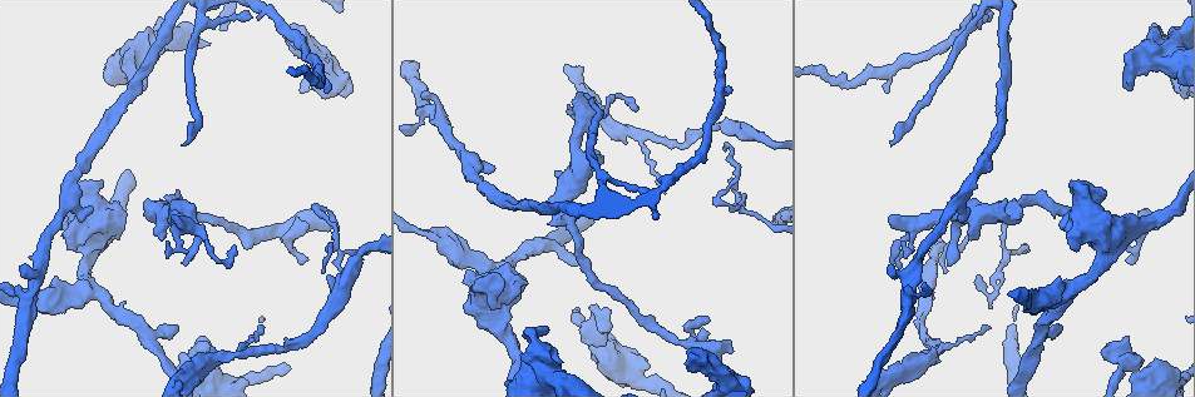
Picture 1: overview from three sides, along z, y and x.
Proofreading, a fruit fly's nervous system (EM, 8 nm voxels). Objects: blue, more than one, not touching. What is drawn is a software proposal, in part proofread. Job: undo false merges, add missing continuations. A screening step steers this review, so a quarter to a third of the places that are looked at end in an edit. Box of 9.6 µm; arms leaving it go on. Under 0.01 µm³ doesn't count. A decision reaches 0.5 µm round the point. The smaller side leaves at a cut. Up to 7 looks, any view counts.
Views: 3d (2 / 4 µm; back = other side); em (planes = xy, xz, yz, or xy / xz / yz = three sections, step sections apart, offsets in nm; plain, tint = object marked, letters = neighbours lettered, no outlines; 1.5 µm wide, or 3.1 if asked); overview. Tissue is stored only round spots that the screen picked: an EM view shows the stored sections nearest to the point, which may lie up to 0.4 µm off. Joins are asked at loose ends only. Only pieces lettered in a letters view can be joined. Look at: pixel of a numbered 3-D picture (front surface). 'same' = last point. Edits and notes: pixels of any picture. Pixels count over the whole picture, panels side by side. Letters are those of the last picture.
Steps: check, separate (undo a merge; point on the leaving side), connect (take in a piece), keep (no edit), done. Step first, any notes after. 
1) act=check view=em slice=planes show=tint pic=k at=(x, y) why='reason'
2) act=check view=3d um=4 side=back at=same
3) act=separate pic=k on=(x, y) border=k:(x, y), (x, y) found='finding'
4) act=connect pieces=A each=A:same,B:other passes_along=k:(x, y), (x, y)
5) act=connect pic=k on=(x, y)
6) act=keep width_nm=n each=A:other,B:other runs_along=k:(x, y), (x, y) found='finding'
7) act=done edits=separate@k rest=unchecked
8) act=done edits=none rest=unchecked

act=check view=em slice=yz step=4 show=letters pic=1 at=(1130, 363) why='a fork'

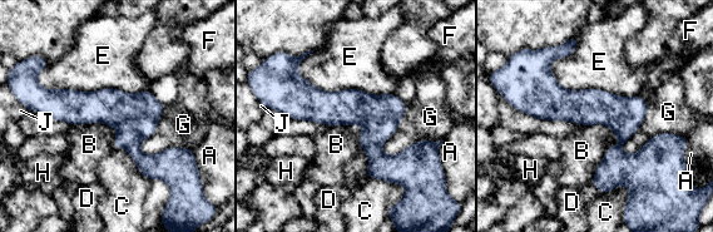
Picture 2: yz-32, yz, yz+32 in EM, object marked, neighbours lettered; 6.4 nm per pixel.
act=check view=em slice=xy step=4 show=letters at=same why='another direction'

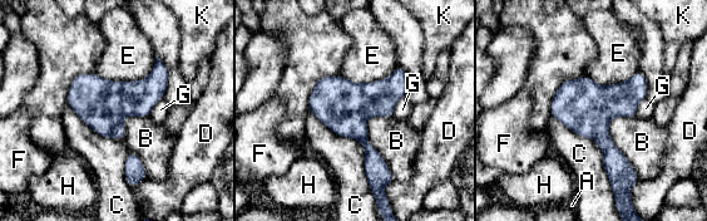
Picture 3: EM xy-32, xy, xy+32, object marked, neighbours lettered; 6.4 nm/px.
act=separate pic=3 on=(618, 168) longest_contact=C:700nm each=A:other,B:other,C:other,D:other,E:other,F:other,G:other,H:other,K:other found='two neurons meet here'

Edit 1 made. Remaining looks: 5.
act=check view=3d um=2 side=back pic=1 at=(951, 266) why='free end'

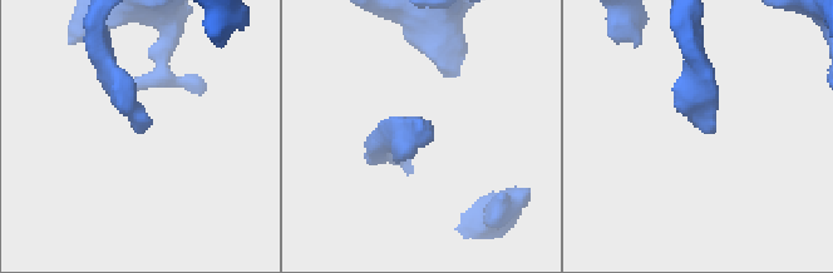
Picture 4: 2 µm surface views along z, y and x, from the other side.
act=check view=em slice=planes show=letters pic=4 at=(423, 125) why='need the tissue'

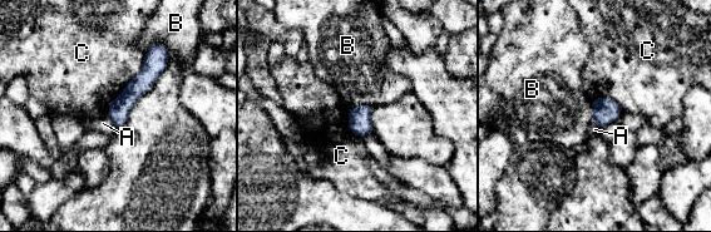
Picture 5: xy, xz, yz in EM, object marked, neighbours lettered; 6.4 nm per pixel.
act=keep each=A:other,B:other,C:other border=5:(146, 53), (162, 43), (169, 58) found='no lettered piece goes on from it'

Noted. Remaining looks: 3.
act=check view=em slice=planes show=letters pic=1 at=(182, 144) why='tapers out'

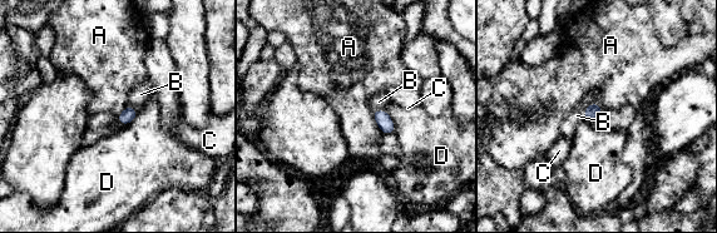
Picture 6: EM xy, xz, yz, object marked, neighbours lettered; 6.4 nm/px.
act=connect pieces=B each=A:other,B:same,C:other,D:other passes_along=6:(592, 112), (584, 110), (577, 115) found='the neuron continues'

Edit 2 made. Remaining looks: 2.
act=done edits=separate@3,connect@6 rest=unchecked

